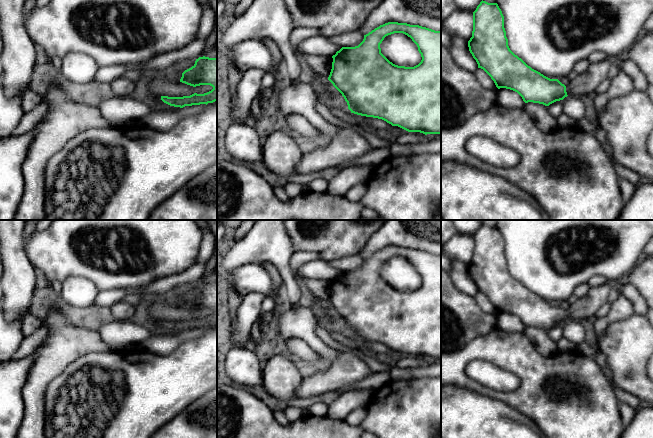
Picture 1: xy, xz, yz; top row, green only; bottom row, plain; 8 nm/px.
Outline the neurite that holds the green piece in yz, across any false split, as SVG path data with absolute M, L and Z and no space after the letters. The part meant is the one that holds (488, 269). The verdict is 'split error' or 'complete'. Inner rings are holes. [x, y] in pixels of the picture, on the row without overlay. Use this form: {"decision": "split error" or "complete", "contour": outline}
{"decision": "split error", "contour": "M483 224L473 236L473 255L468 271L478 292L491 301L498 313L513 314L525 327L545 330L568 319L581 321L595 317L599 308L608 302L609 292L615 285L607 281L601 286L590 287L584 297L566 309L558 303L550 303L532 293L510 274L501 233L497 227Z"}

